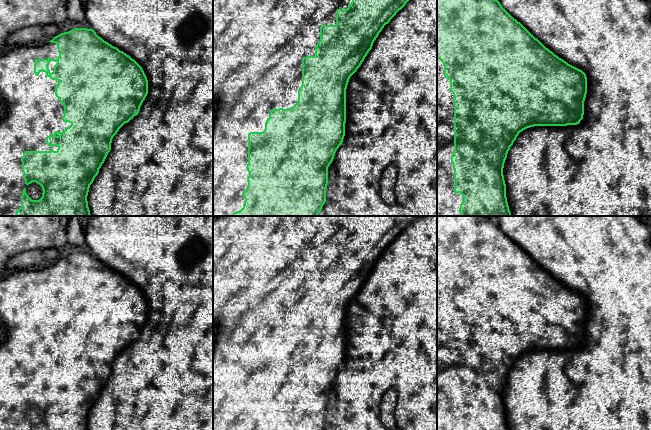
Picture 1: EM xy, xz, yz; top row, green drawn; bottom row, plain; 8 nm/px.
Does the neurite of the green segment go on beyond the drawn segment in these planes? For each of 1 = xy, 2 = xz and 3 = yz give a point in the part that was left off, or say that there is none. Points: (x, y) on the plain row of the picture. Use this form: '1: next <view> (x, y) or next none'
1: next xy (30, 335)
2: next xz (259, 262)
3: next yz (445, 333)

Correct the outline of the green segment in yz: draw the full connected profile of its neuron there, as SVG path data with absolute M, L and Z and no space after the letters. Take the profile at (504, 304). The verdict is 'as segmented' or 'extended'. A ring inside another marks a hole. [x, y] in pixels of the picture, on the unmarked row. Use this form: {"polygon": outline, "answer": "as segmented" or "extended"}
{"polygon": "M437 216L437 430L508 430L503 392L508 375L519 357L534 350L567 350L579 348L584 339L584 325L586 318L586 298L582 294L568 288L546 272L520 246L514 243L502 231L498 224L493 223L486 216Z", "answer": "extended"}

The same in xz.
{"polygon": "M216 216L216 217L213 217L213 430L323 430L323 429L324 429L324 428L325 428L325 426L326 426L326 412L327 412L327 409L328 409L328 407L329 407L329 406L328 406L328 391L329 391L329 390L330 390L330 388L331 388L331 387L332 387L332 385L333 385L333 383L334 383L334 379L335 379L335 377L336 377L336 375L337 375L337 373L338 373L338 372L339 372L339 370L340 370L340 369L341 369L341 368L342 368L342 366L343 366L343 363L344 363L344 360L345 360L345 347L346 347L346 313L347 313L347 309L348 309L348 306L349 306L349 303L350 303L350 301L351 301L351 300L352 300L352 299L353 299L353 298L354 298L354 297L355 297L355 296L356 296L356 295L357 295L357 293L358 293L358 292L359 292L359 291L360 291L360 290L361 290L361 288L362 288L362 286L363 286L363 285L364 285L364 283L365 283L365 281L366 281L366 280L367 280L367 278L368 278L368 277L369 277L369 275L370 275L370 274L371 274L371 273L372 273L372 270L373 270L373 267L374 267L374 265L375 265L375 264L376 264L376 262L377 262L377 261L378 261L378 259L379 259L379 257L380 257L380 256L381 256L381 255L382 255L382 253L383 253L383 252L384 252L384 250L385 250L385 249L386 249L386 248L388 248L388 247L389 247L389 246L390 246L390 244L391 244L391 243L392 243L392 242L393 242L393 241L394 241L394 240L395 240L395 239L396 239L396 237L397 237L397 236L398 236L398 235L399 235L399 234L401 234L401 233L402 233L402 232L403 232L403 231L404 231L404 230L405 230L405 229L406 229L406 227L407 227L407 226L408 226L408 225L409 225L409 224L411 224L411 223L412 223L412 222L414 222L414 221L415 221L415 220L416 220L416 219L417 219L417 218L418 218L418 217L419 217L419 216Z", "answer": "extended"}

